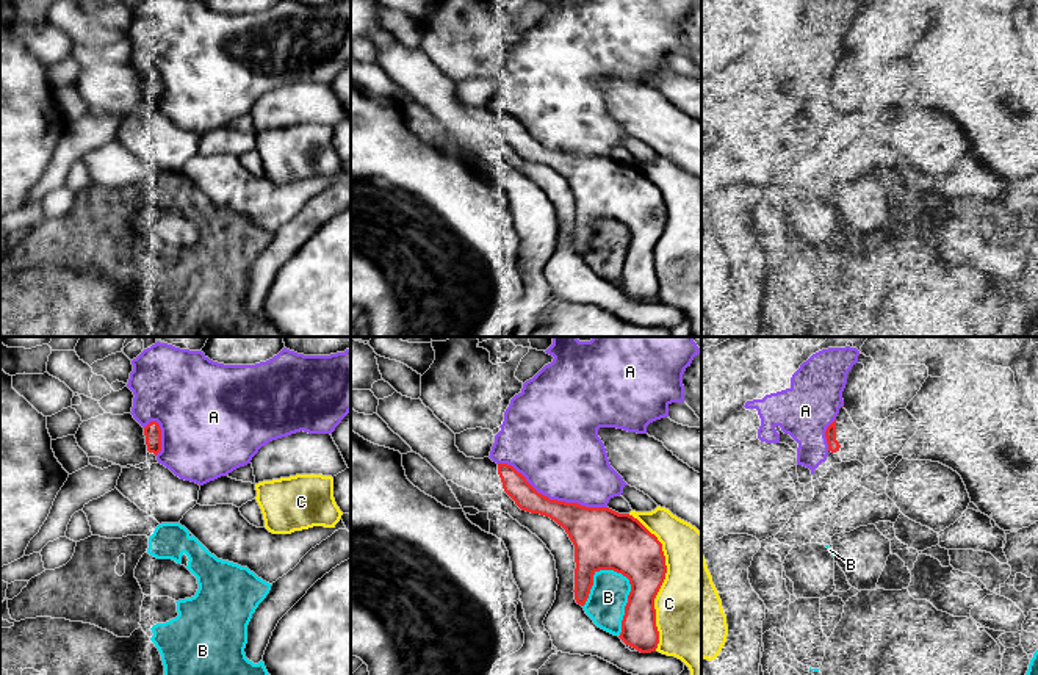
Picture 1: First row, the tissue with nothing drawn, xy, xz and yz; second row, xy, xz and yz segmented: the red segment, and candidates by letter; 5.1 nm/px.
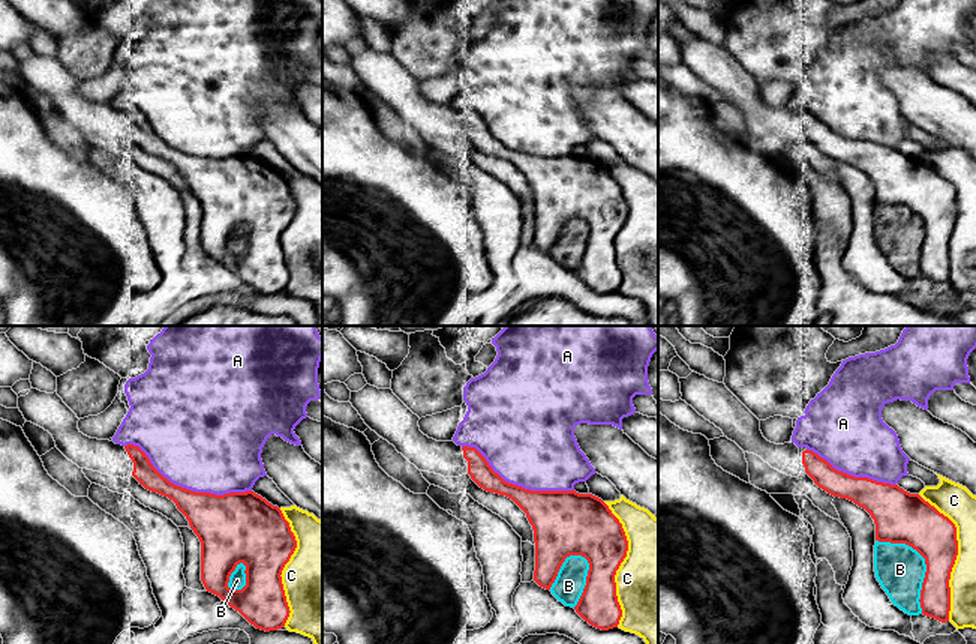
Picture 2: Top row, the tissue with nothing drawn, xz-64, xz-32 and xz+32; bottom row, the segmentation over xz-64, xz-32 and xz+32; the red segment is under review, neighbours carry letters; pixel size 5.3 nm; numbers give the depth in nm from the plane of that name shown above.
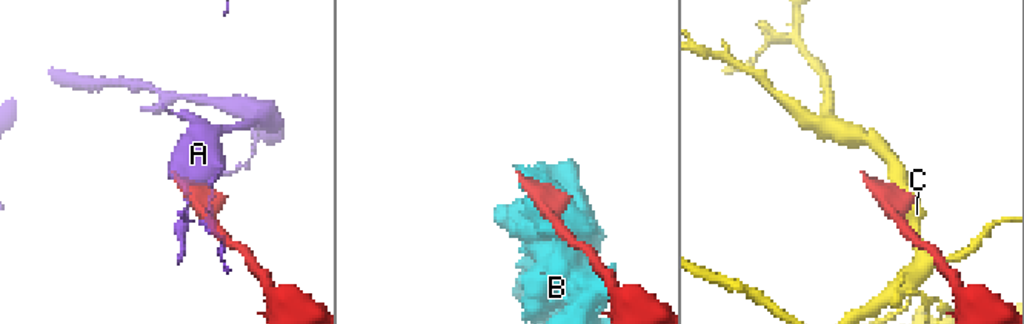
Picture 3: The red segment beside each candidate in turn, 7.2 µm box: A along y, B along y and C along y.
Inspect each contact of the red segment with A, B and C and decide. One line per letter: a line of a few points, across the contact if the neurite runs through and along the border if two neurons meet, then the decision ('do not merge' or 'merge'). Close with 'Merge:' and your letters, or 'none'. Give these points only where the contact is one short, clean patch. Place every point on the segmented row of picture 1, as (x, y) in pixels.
A: do not merge
B: do not merge
C: do not merge
Merge: none

